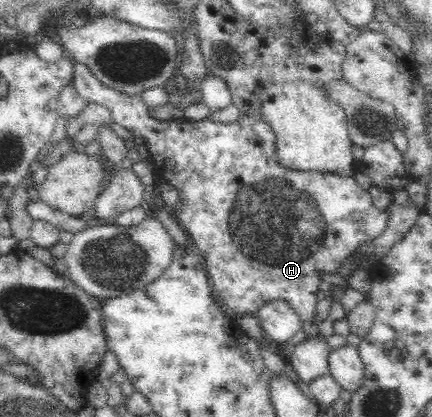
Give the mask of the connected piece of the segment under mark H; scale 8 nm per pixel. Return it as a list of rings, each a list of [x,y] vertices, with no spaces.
[[[74,60],[74,80],[72,82],[73,87],[84,100],[102,104],[111,112],[111,117],[116,125],[126,127],[131,133],[137,133],[142,138],[142,143],[146,146],[149,159],[152,161],[154,175],[160,178],[162,182],[176,187],[180,200],[173,207],[172,214],[181,224],[180,226],[188,231],[194,250],[202,258],[207,278],[212,280],[211,289],[218,294],[218,297],[222,298],[234,313],[254,315],[260,310],[260,306],[264,306],[267,302],[283,300],[300,317],[302,331],[306,334],[305,338],[320,336],[318,325],[314,323],[314,316],[317,316],[316,302],[318,302],[318,296],[316,296],[316,292],[319,291],[319,285],[323,282],[321,276],[323,274],[336,273],[340,269],[340,264],[346,262],[349,256],[358,250],[358,246],[362,242],[376,238],[376,235],[384,232],[384,228],[388,226],[389,214],[386,211],[379,212],[376,210],[368,191],[360,188],[351,176],[344,177],[335,173],[299,172],[280,166],[276,157],[276,135],[274,135],[273,130],[268,124],[261,121],[261,117],[258,117],[258,115],[248,116],[247,114],[240,114],[234,123],[219,123],[215,118],[191,121],[184,116],[177,119],[158,120],[150,116],[148,106],[139,96],[111,89],[104,85],[98,77],[94,77],[90,73],[90,67],[86,67],[86,65],[76,60]]]

